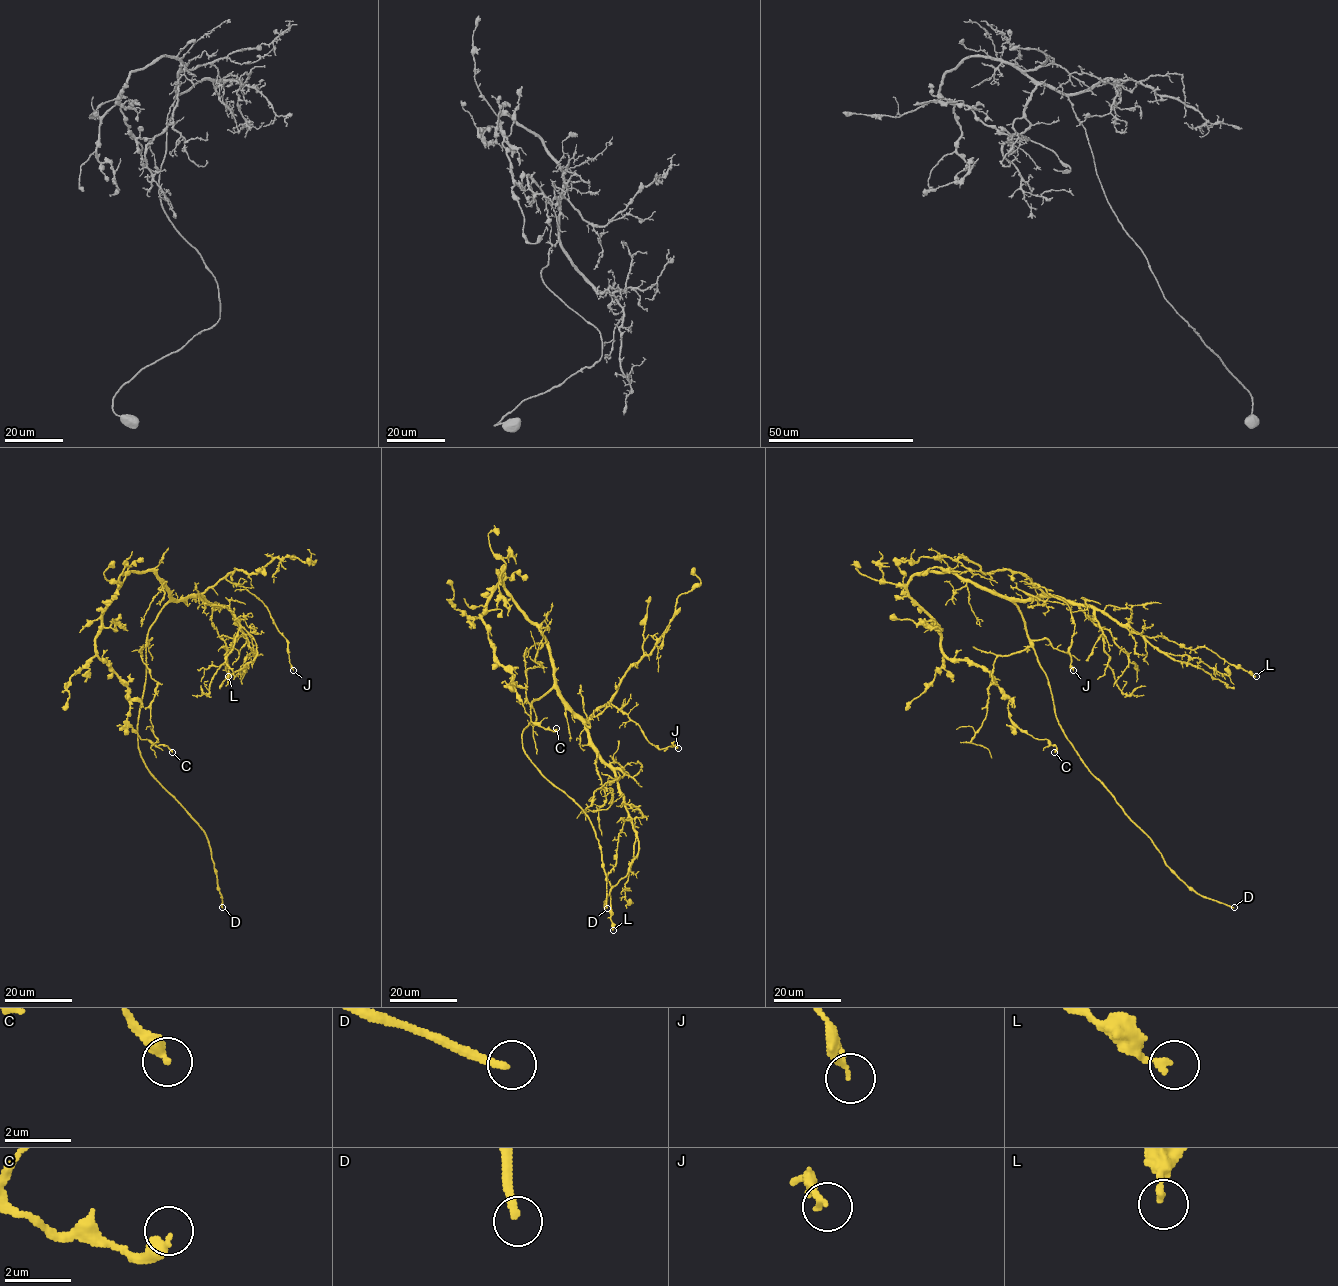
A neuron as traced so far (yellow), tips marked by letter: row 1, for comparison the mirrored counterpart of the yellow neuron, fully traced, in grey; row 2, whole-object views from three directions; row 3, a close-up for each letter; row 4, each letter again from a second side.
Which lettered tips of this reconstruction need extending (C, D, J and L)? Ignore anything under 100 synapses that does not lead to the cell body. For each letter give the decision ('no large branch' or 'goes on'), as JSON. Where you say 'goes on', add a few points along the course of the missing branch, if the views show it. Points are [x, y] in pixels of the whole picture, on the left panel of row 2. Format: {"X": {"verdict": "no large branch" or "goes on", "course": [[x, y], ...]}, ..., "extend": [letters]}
{"C": {"verdict": "no large branch"}, "D": {"verdict": "goes on", "course": [[222, 907], [232, 928], [262, 954], [283, 963], [300, 963], [296, 959]]}, "J": {"verdict": "no large branch"}, "L": {"verdict": "no large branch"}, "extend": ["D"]}

